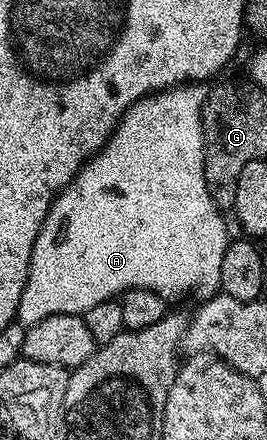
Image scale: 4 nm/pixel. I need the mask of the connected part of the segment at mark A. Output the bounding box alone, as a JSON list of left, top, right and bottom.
[16,82,228,326]

